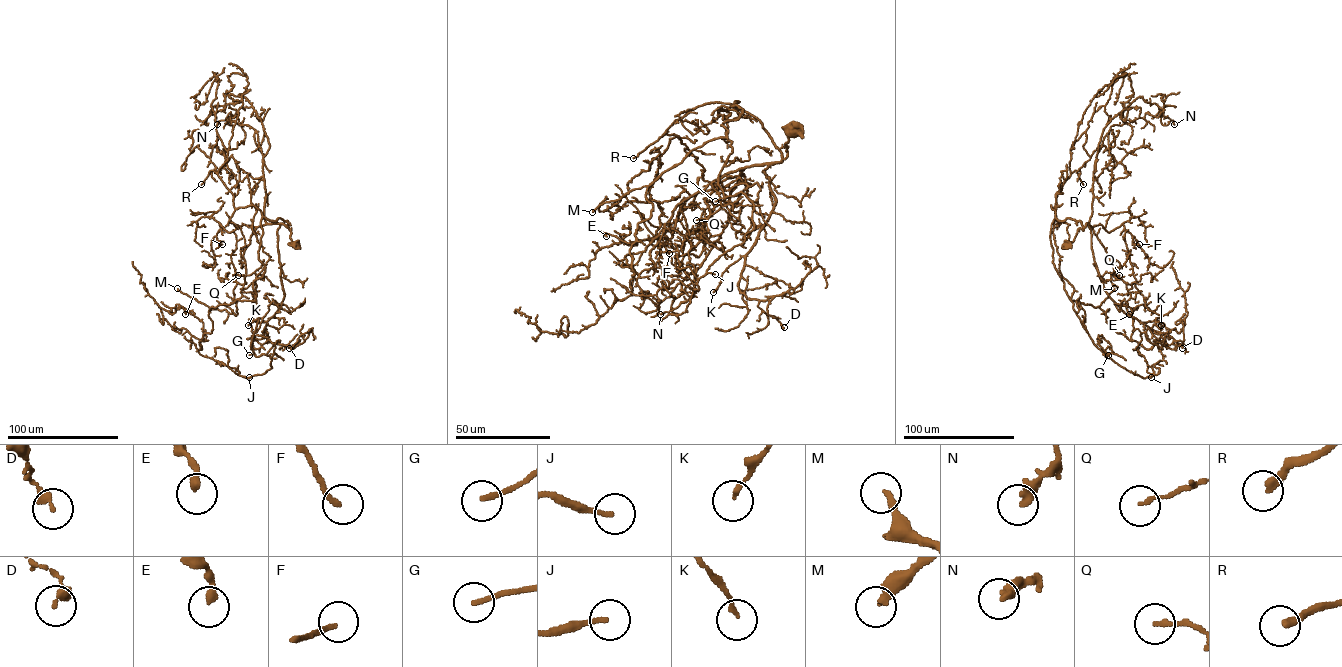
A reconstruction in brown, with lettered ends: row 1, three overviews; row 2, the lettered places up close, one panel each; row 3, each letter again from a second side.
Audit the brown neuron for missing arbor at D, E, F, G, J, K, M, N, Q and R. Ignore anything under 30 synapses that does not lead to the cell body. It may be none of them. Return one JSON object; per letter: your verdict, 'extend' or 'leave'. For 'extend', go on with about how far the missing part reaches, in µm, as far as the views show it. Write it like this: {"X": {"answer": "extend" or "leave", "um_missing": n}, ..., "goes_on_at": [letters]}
{"D": {"answer": "leave"}, "E": {"answer": "leave"}, "F": {"answer": "leave"}, "G": {"answer": "extend", "um_missing": 80}, "J": {"answer": "extend", "um_missing": 120}, "K": {"answer": "leave"}, "M": {"answer": "extend", "um_missing": 90}, "N": {"answer": "leave"}, "Q": {"answer": "leave"}, "R": {"answer": "extend", "um_missing": 200}, "goes_on_at": ["G", "J", "M", "R"]}

